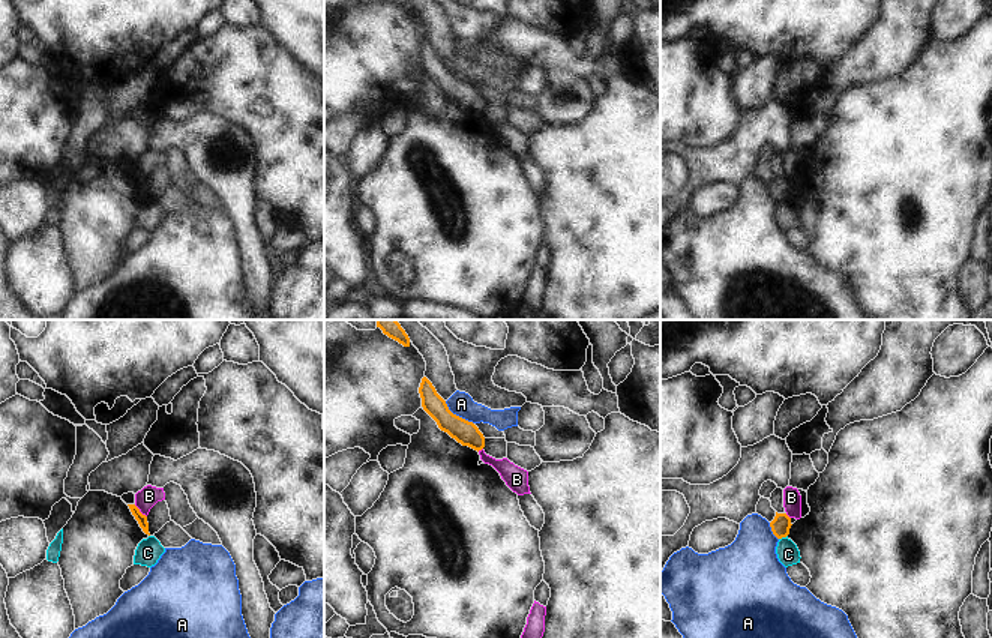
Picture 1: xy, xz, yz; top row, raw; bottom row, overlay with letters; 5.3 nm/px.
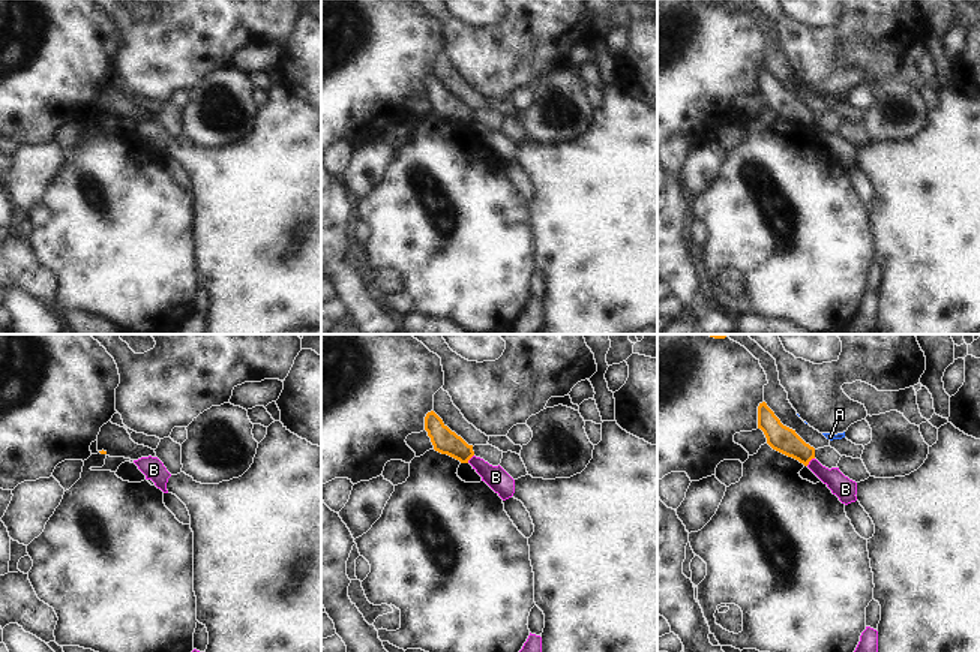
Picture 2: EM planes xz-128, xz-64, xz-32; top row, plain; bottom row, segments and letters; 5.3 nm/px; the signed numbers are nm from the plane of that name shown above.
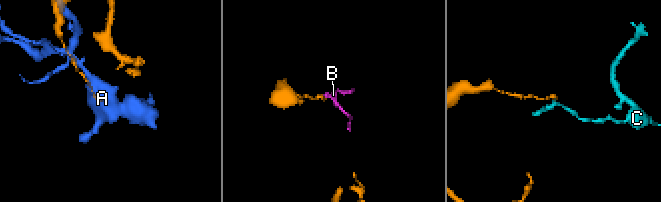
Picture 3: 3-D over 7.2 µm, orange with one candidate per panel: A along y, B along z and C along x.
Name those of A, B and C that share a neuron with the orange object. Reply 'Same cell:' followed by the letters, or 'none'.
Same cell: none.

